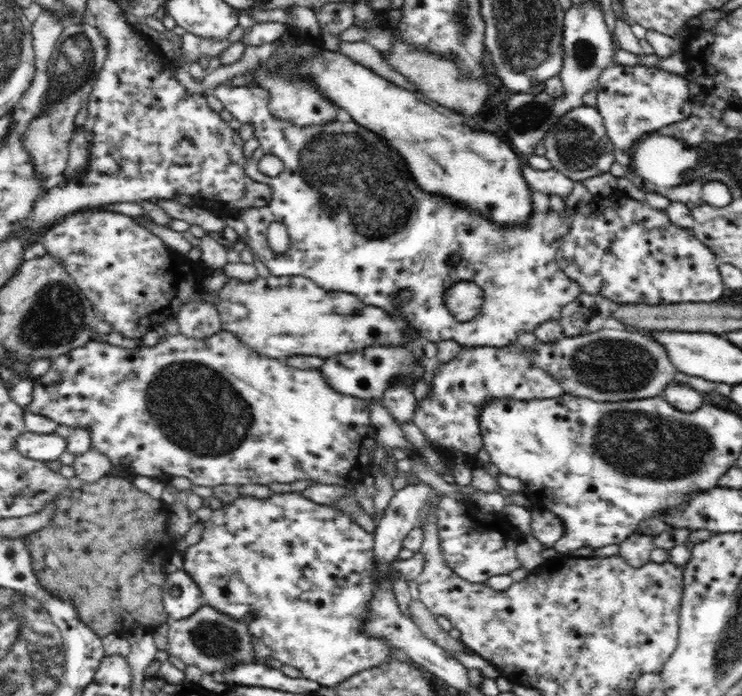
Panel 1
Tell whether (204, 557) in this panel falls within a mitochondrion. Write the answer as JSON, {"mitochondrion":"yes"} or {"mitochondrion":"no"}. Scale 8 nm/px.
{"mitochondrion":"no"}

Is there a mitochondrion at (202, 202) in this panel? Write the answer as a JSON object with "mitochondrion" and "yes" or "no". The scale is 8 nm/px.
{"mitochondrion":"no"}

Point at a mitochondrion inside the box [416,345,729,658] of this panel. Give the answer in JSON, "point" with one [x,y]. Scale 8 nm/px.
{"point":[640,443]}

